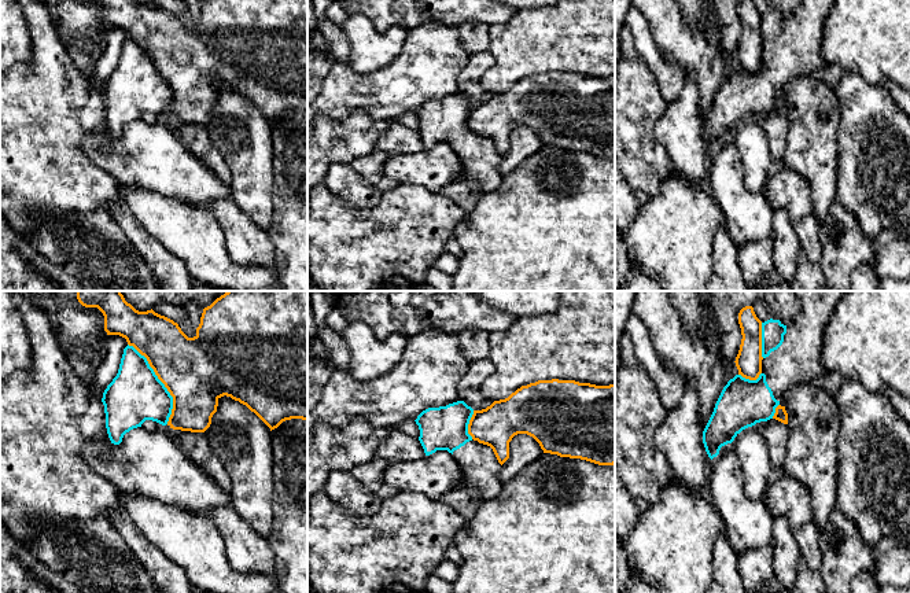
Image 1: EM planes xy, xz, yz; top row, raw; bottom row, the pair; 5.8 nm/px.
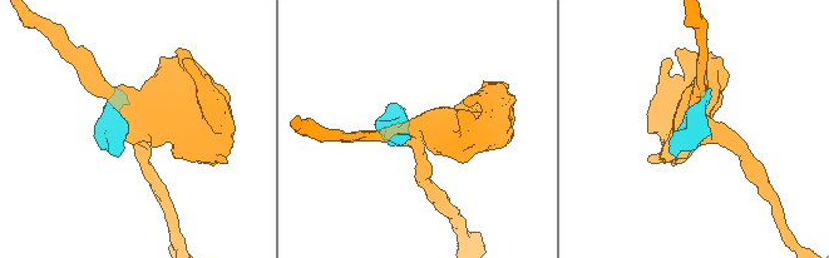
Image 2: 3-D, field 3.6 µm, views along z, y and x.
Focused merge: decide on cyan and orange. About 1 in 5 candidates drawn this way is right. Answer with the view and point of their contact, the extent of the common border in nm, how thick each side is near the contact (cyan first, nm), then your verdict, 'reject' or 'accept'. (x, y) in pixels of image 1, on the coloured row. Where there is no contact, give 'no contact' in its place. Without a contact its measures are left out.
contact xy (161, 382); length 550 nm; calibres 320 and 400 nm; reject

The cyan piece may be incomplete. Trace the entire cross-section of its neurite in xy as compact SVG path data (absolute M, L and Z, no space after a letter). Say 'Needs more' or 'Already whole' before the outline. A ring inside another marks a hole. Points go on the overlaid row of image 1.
Already whole. M126 346L119 369L103 393L106 428L111 443L119 445L126 432L145 420L166 426L173 409L173 397L158 379L147 358L133 346Z

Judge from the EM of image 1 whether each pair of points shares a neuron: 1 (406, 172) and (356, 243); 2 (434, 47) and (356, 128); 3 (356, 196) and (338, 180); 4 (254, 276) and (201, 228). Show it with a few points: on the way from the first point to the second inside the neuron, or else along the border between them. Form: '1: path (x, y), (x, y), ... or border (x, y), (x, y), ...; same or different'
1: border (398, 183), (422, 185), (430, 191); different
2: border (336, 118), (364, 109), (374, 118), (390, 122); different
3: path (352, 192), (342, 183); same
4: path (238, 276), (203, 245); same

